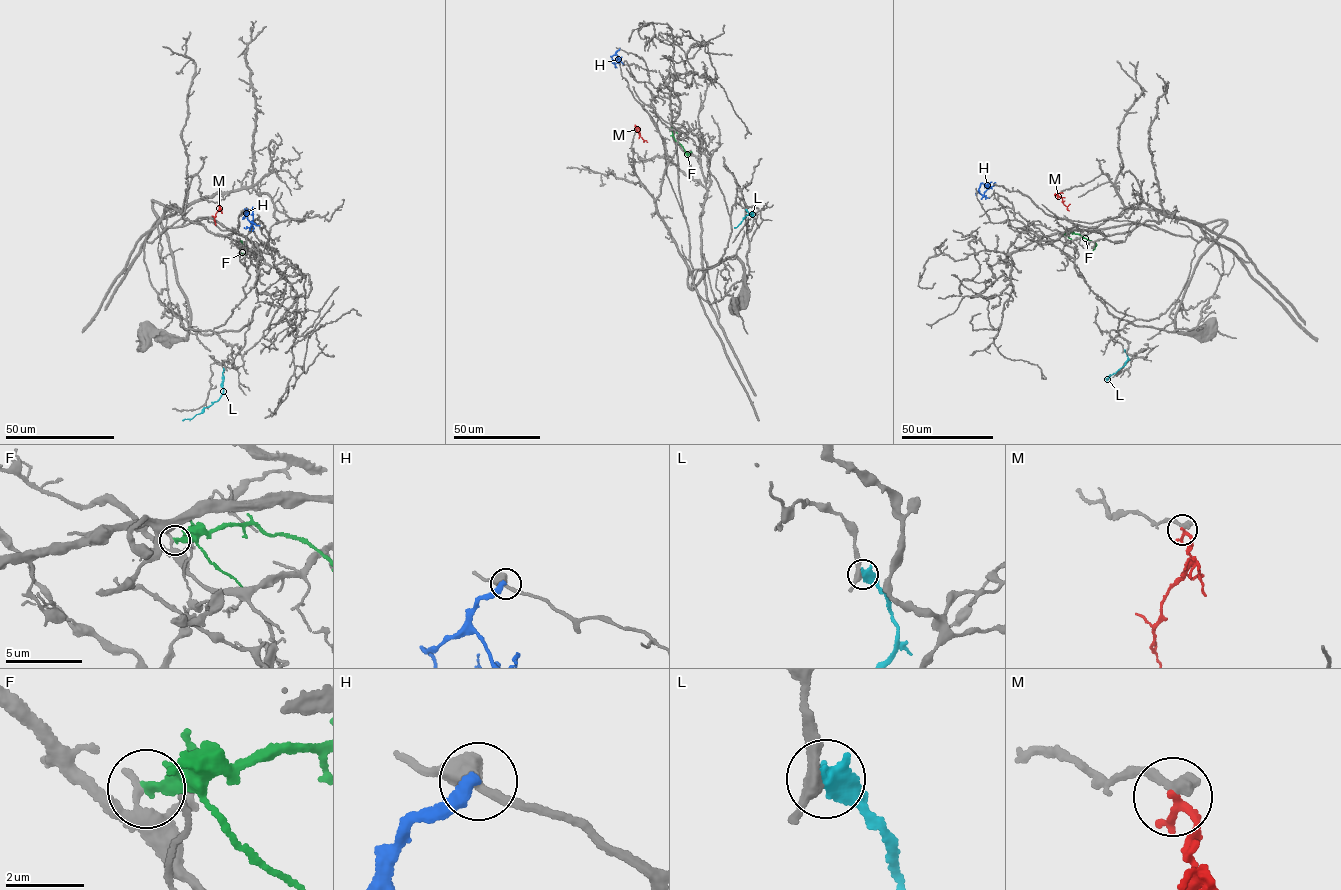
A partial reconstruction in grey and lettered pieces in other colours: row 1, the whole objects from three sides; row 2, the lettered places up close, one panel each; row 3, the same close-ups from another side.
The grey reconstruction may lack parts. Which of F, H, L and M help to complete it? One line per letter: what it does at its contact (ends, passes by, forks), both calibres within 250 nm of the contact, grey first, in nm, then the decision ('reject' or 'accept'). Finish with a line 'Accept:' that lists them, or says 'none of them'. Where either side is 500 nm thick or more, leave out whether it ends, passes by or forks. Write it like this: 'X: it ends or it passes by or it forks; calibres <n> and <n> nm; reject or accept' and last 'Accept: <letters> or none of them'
F: it ends; calibres 240 and 240 nm; reject
H: it ends; calibres 200 and 340 nm; reject
L: calibres 340 and 500 nm; reject
M: it passes by; calibres 360 and 150 nm; reject
Accept: none of them

